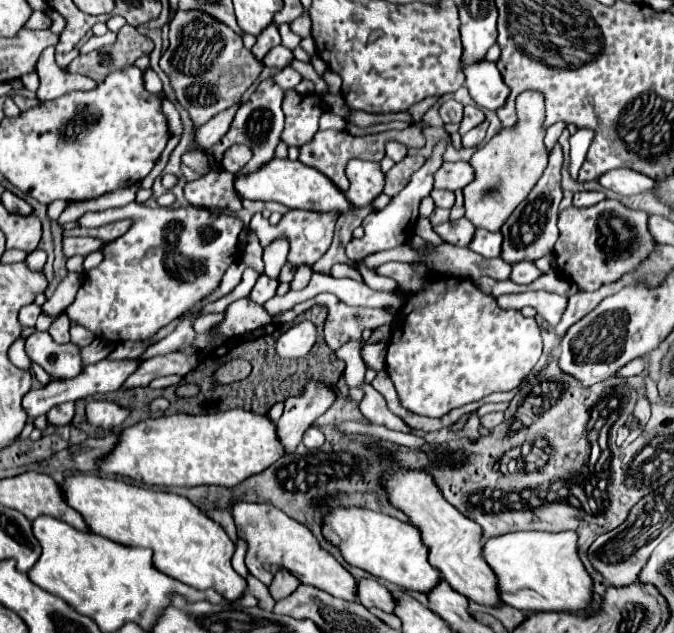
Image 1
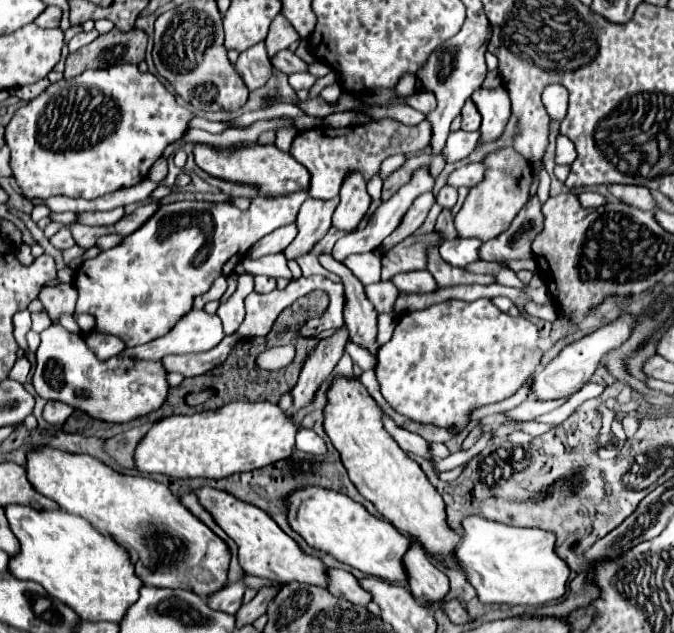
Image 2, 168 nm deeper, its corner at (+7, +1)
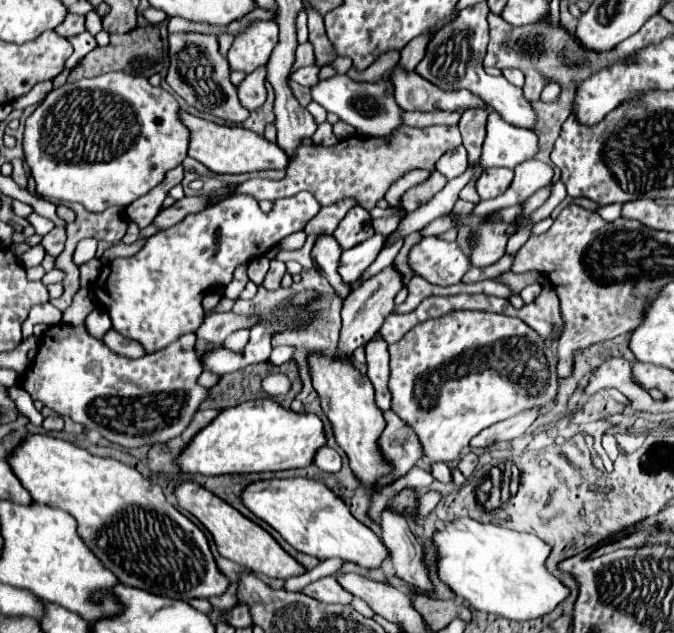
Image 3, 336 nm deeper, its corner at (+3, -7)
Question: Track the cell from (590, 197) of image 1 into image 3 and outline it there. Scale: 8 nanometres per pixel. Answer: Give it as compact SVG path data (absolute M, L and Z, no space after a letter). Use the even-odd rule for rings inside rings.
M611 203L611 205L603 205L597 209L597 213L605 219L605 221L613 221L621 215L621 205L619 203Z

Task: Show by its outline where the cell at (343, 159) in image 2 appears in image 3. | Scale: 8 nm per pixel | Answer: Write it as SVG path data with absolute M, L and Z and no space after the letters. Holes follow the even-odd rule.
M431 125L423 129L415 127L397 127L389 139L385 137L361 137L353 135L341 139L333 147L325 145L301 145L295 149L295 155L289 161L287 173L281 181L269 179L249 179L233 189L229 195L251 195L255 199L283 199L293 197L299 191L309 191L321 203L321 207L337 203L339 199L355 199L363 209L371 211L379 199L383 199L389 185L411 169L435 171L439 157L461 145L459 127Z

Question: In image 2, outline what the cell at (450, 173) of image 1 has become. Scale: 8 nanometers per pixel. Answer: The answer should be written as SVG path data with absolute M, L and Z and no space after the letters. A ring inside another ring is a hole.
M469 163L449 175L449 185L471 189L477 183L481 183L481 179L485 179L485 165L483 163Z

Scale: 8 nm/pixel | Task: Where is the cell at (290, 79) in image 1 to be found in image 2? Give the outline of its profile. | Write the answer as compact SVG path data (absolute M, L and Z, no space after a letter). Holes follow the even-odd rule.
M293 73L293 75L289 75L289 83L293 85L293 89L311 89L313 85L315 85L315 77L313 75L309 75L309 73Z

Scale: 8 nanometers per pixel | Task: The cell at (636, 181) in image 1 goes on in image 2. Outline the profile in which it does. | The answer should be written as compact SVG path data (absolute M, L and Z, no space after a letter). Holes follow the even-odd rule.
M609 185L609 193L629 207L641 211L657 211L657 203L649 189L637 185Z

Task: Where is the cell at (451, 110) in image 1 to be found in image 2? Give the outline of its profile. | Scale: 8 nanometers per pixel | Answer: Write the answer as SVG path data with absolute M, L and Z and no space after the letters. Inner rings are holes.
M417 87L417 89L415 89L415 91L413 91L405 101L407 101L409 107L421 111L423 115L427 115L429 111L433 111L433 109L437 107L435 95L433 95L431 91L427 91L427 89L421 89L421 87Z

